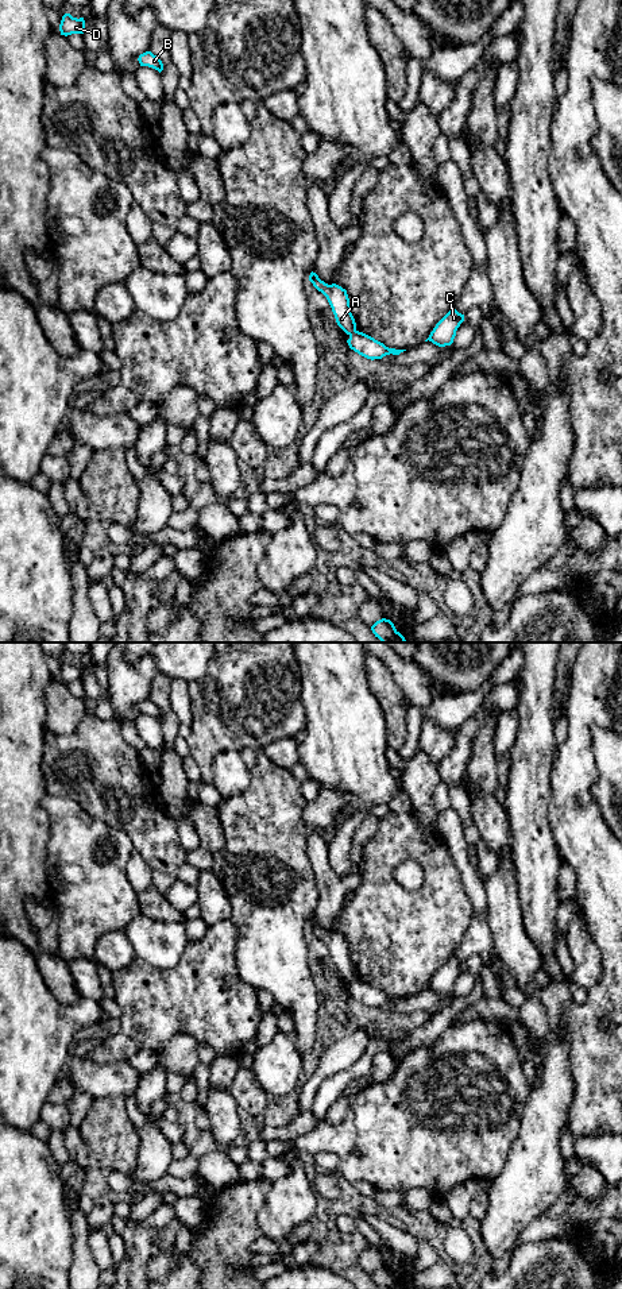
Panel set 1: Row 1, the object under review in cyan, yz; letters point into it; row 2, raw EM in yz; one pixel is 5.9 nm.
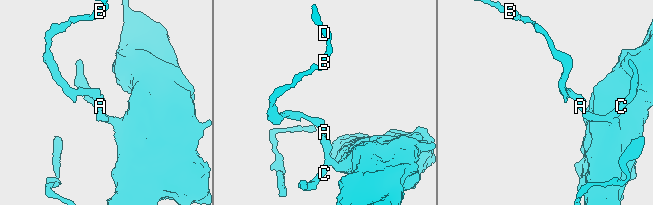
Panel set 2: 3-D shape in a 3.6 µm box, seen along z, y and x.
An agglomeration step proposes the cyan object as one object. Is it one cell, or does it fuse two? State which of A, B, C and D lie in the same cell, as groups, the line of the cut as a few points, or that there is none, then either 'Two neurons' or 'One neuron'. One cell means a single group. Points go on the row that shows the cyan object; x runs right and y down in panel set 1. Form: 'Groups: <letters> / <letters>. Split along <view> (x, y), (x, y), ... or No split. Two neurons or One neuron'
Groups: A B D / C. Split along yz (355, 328), (348, 334). Two neurons

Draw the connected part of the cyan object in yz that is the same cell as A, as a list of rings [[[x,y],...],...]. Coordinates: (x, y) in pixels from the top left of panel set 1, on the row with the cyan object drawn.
[[[313,271],[309,275],[309,281],[313,283],[313,286],[318,292],[321,292],[327,297],[327,300],[332,308],[332,312],[335,314],[337,325],[347,335],[354,332],[356,329],[356,323],[351,313],[351,305],[349,305],[349,298],[348,298],[347,290],[336,283],[332,283],[332,285],[325,283]]]

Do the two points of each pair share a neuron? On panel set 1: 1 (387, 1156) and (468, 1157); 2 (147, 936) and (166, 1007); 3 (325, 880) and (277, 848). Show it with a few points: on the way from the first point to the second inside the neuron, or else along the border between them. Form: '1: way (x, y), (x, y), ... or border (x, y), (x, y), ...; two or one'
1: way (408, 1156), (448, 1156); one
2: border (184, 952), (170, 968), (149, 965); two
3: border (305, 841), (319, 903); two

